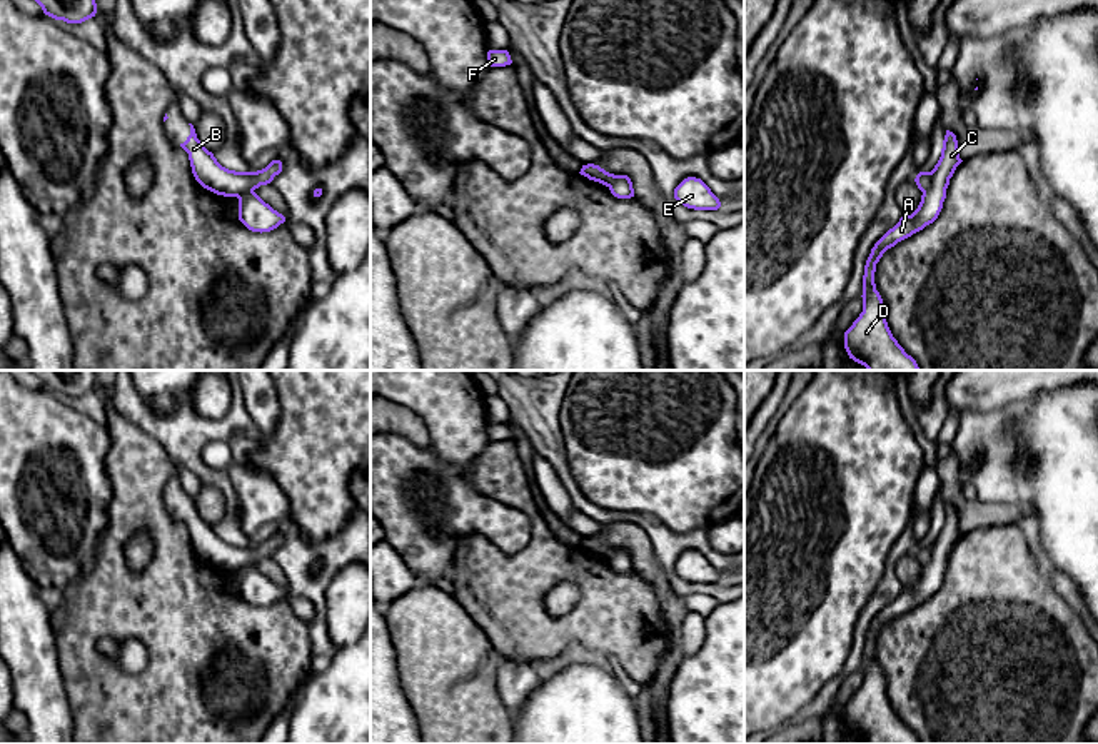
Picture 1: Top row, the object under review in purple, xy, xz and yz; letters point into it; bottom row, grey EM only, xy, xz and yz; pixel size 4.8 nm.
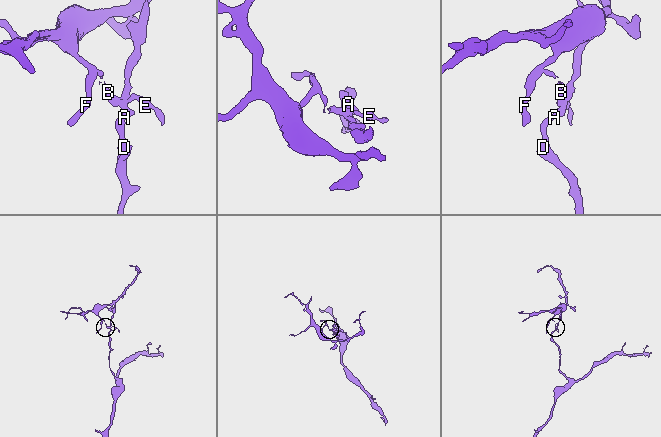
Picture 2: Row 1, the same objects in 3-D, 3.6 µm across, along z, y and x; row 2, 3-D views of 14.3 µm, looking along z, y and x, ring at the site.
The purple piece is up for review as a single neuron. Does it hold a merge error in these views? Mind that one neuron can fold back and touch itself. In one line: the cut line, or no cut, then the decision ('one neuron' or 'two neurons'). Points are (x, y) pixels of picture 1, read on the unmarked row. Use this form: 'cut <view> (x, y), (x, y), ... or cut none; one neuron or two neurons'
cut yz (930, 546), (930, 559), (923, 566); two neurons

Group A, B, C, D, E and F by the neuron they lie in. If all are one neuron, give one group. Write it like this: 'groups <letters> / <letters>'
groups A C D / B E F

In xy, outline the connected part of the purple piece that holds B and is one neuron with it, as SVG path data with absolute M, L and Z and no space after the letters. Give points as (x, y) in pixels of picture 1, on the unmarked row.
M189 499L190 509L180 520L189 527L192 547L204 562L224 571L239 571L244 566L270 557L282 545L280 534L272 534L265 542L257 545L229 544L200 517L194 499Z

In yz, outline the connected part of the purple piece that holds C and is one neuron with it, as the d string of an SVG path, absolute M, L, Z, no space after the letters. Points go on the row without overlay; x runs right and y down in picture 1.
M946 504L941 530L929 545L931 559L923 566L918 582L911 589L903 589L871 622L863 649L863 686L844 706L844 722L849 732L868 744L919 744L916 734L904 726L888 701L884 677L874 657L874 646L888 622L938 592L949 552L961 535L956 509Z

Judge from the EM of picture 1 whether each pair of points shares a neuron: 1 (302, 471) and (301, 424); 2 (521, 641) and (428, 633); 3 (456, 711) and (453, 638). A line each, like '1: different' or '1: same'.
1: same
2: different
3: same

